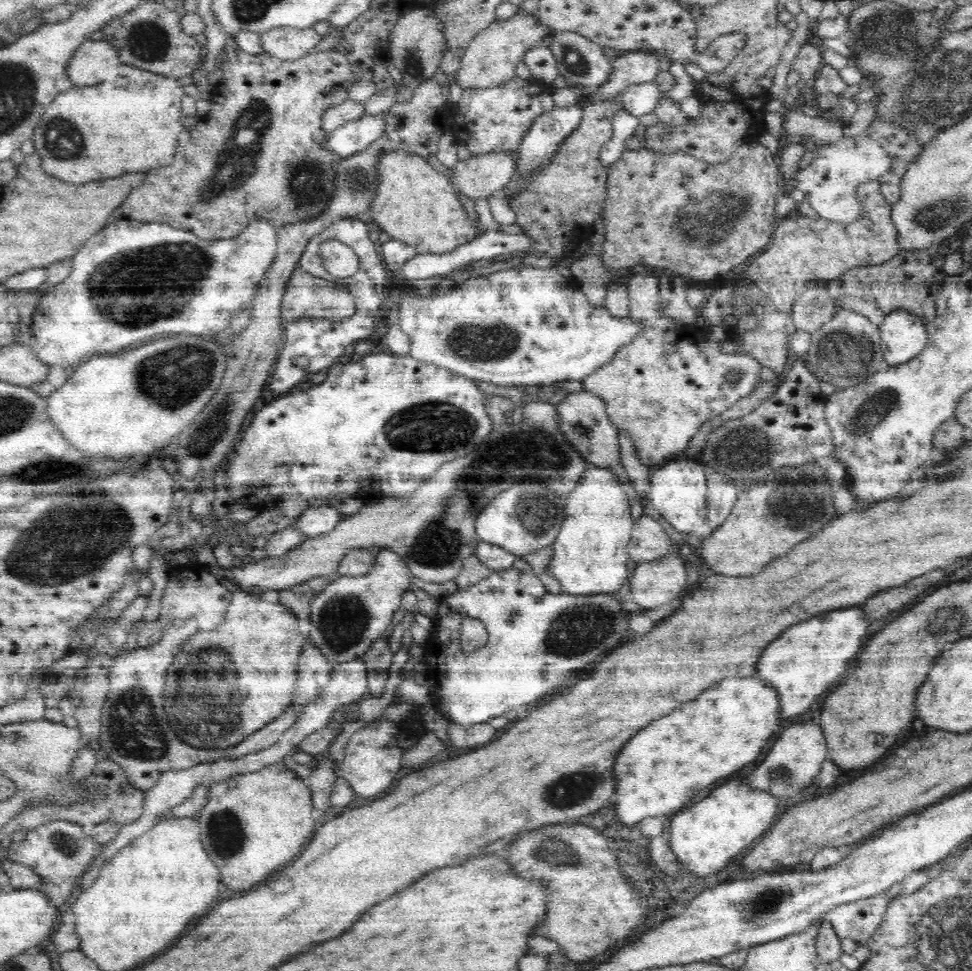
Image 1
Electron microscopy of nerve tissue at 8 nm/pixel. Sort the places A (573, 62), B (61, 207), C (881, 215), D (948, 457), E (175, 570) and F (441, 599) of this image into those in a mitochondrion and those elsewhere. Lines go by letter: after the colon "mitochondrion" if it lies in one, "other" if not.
A: mitochondrion
B: other
C: other
D: other
E: other
F: other

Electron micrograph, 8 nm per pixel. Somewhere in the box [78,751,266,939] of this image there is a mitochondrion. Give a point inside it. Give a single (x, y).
(225, 829)

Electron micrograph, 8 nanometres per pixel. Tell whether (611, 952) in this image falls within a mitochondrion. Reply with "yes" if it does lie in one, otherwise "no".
no

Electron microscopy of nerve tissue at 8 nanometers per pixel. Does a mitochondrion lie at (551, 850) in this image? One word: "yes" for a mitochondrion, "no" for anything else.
yes

